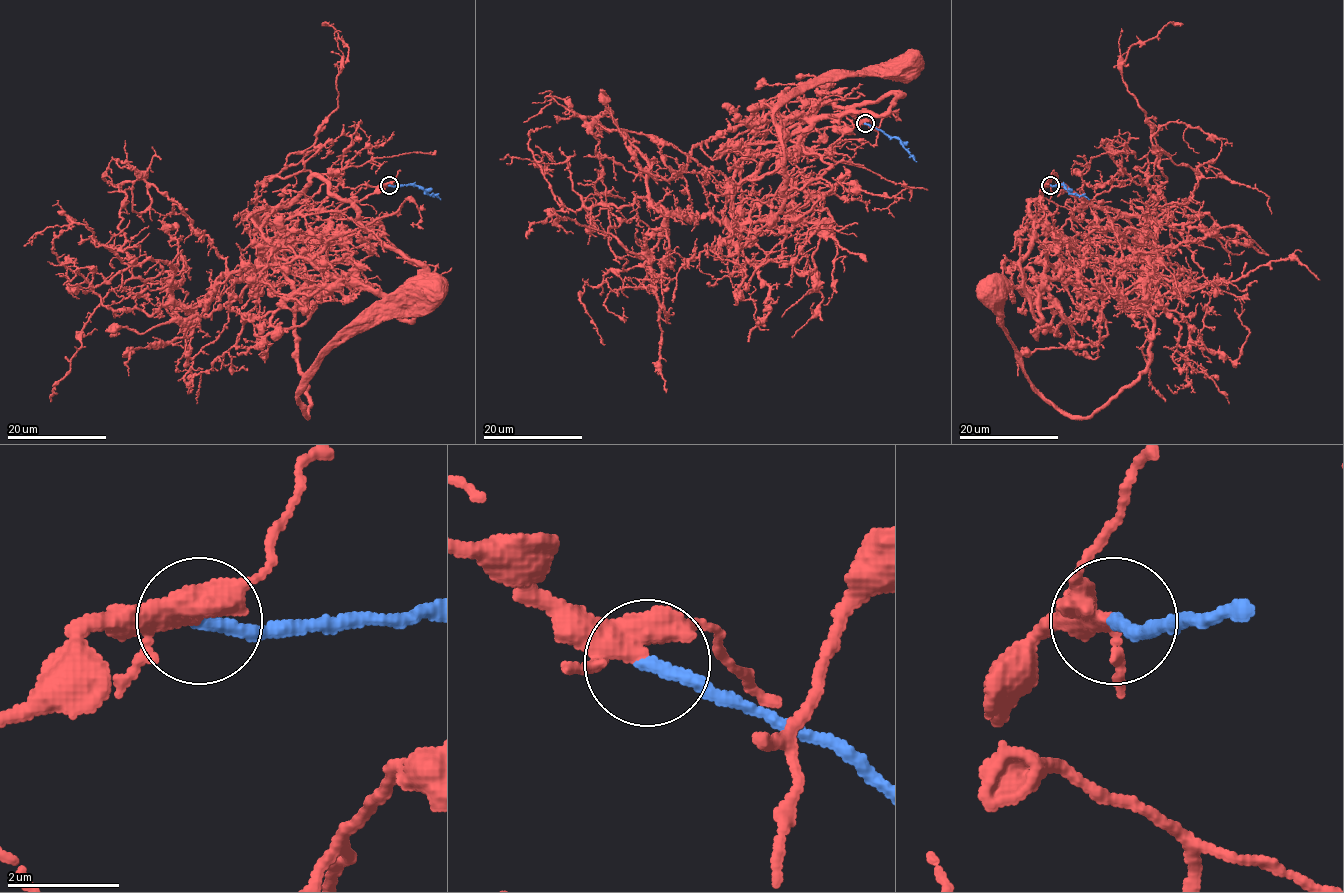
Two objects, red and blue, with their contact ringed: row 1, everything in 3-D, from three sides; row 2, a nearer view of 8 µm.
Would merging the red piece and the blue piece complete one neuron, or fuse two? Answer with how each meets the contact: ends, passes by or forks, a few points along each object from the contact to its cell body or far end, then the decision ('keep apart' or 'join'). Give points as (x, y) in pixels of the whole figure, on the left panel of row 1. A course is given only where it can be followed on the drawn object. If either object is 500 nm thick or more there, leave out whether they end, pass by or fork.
red forks; blue ends; course red (388, 185), (347, 202), (314, 177), (256, 216), (294, 292), (307, 417), (310, 372), (426, 287); course blue (388, 185), (419, 185), (428, 194), (441, 199); join

